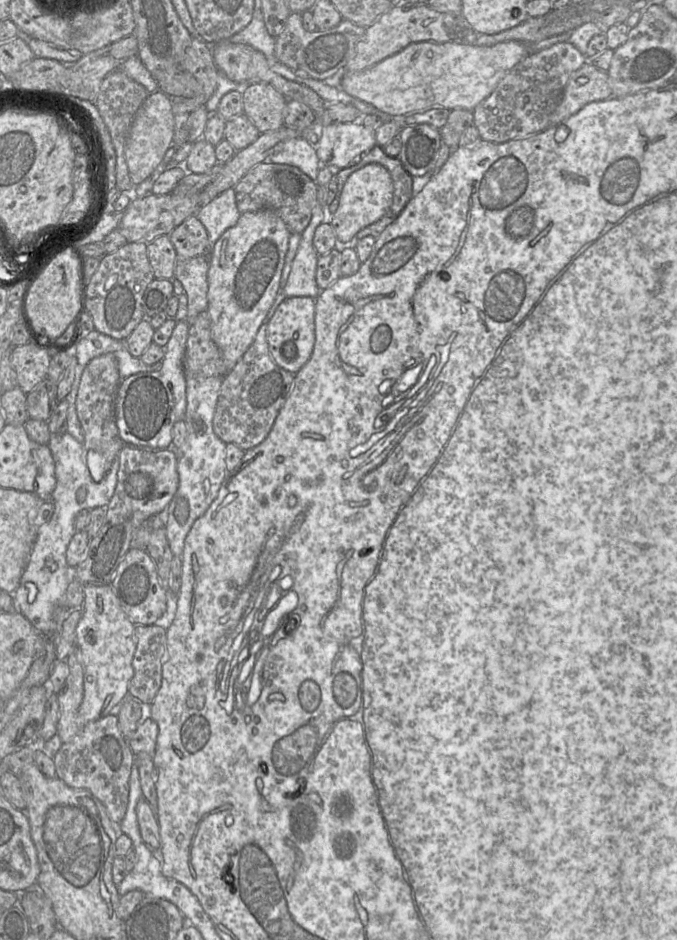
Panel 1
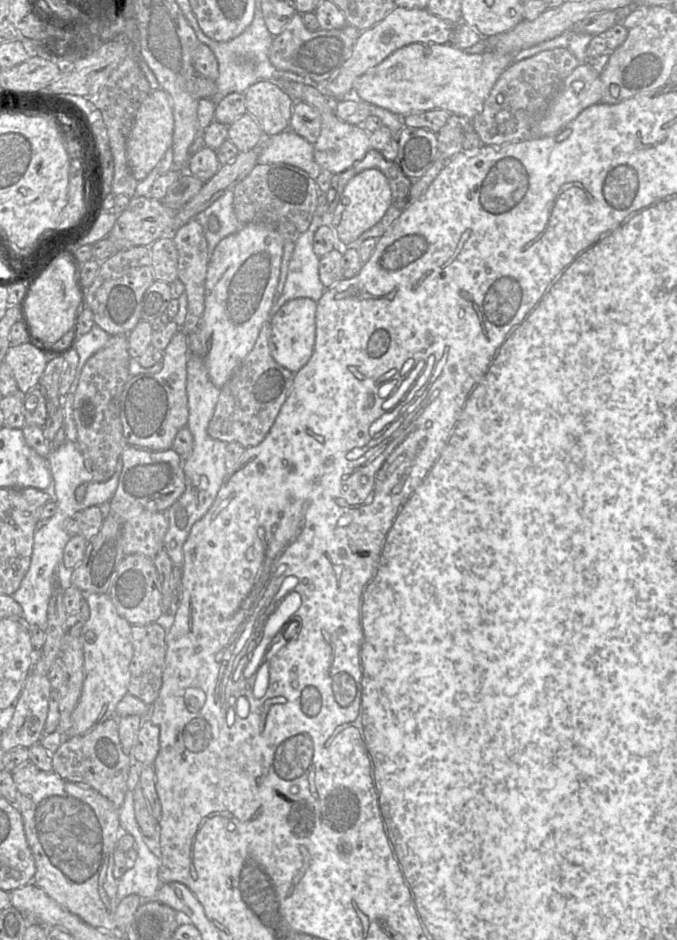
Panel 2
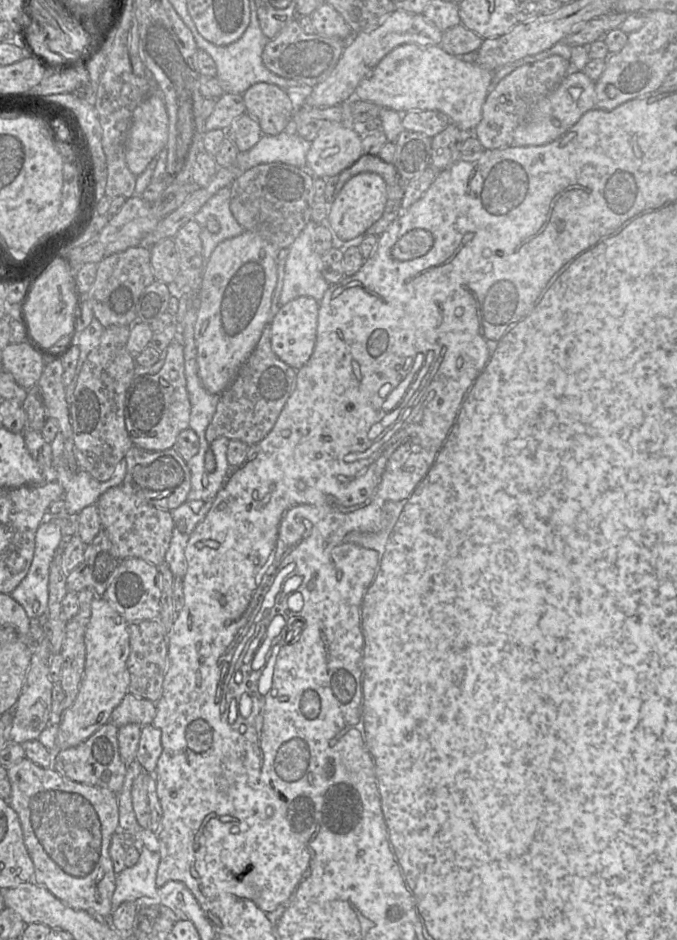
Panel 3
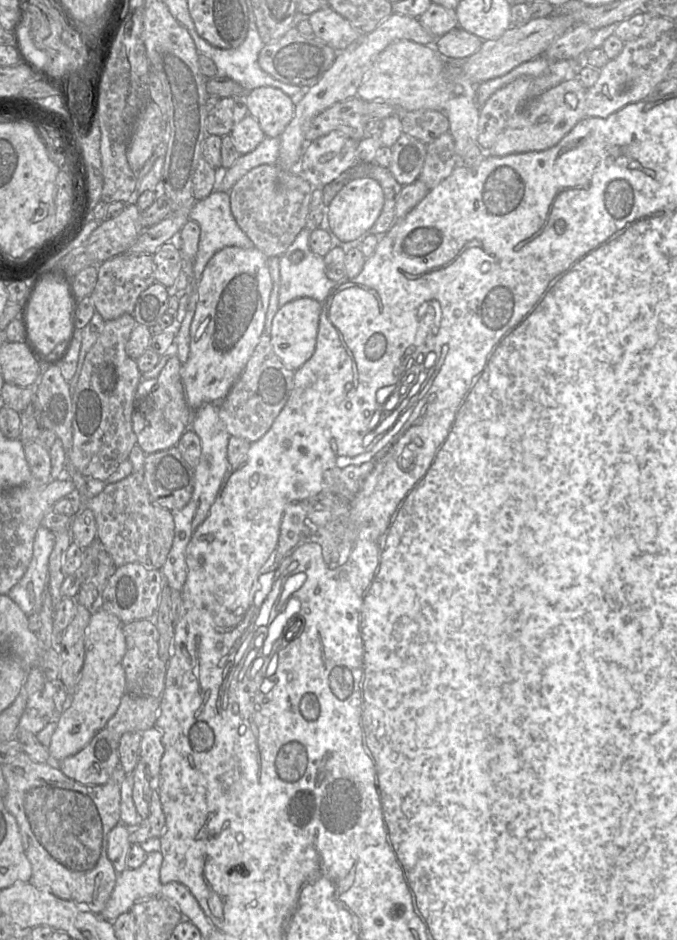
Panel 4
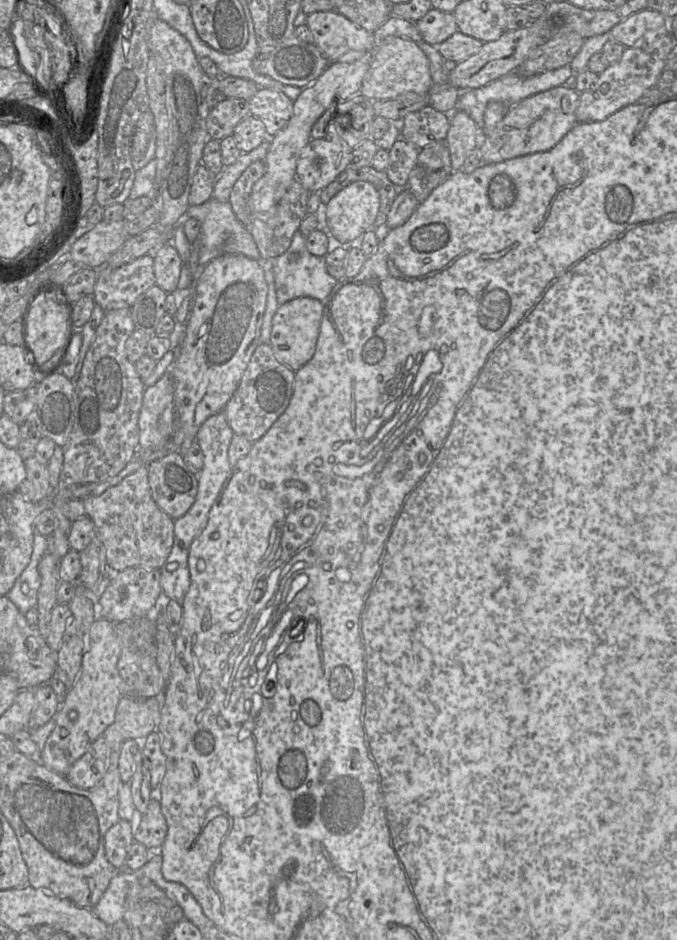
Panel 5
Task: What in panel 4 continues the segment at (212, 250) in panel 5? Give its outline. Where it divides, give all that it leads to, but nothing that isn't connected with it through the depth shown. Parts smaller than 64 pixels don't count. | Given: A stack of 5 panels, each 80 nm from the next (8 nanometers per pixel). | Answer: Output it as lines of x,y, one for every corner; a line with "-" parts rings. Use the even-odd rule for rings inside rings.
214,190
209,196
207,196
203,200
196,201
193,205
192,209
189,213
189,220
192,220
199,224
200,226
200,239
198,243
198,252
196,254
196,257
194,259
194,276
197,280
198,284
198,293
199,293
199,281
201,279
202,273
209,262
209,260
213,257
213,255
218,252
219,250
230,247
230,246
236,246
244,249
249,249
252,247
255,247
253,242
250,240
250,238
243,232
243,230
239,227
237,224
230,207
230,195
228,192
223,192
220,190

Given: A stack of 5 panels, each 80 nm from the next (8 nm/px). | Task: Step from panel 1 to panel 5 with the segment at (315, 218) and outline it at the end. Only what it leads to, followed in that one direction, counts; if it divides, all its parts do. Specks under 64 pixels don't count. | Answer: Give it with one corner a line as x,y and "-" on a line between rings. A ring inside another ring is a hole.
299,230
294,234
288,250
274,258
272,262
279,306
298,297
309,297
324,302
338,282
328,274
325,257
314,256
307,250
306,238
-
295,254
299,256
297,260
295,260

